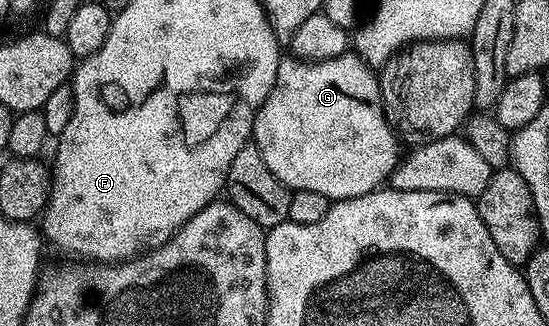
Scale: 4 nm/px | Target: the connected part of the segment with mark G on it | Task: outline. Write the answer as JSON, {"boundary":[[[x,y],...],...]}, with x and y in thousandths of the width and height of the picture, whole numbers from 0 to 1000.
{"boundary":[[[638,153],[579,193],[537,178],[512,184],[503,252],[463,365],[459,439],[481,472],[488,521],[495,521],[523,577],[537,589],[576,583],[576,595],[590,595],[603,620],[661,601],[701,567],[729,488],[727,420],[705,374],[696,331],[690,236],[683,212]]]}

